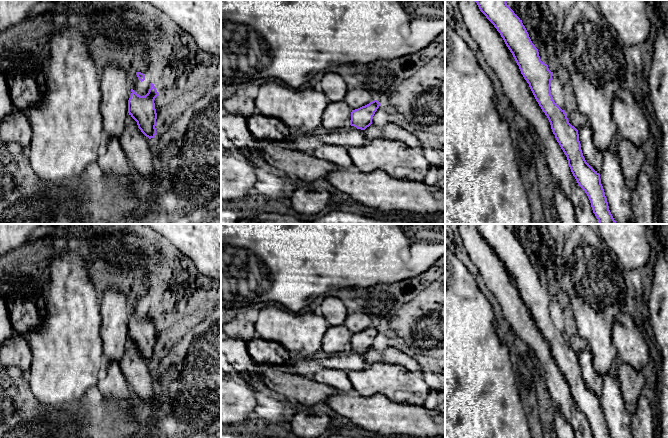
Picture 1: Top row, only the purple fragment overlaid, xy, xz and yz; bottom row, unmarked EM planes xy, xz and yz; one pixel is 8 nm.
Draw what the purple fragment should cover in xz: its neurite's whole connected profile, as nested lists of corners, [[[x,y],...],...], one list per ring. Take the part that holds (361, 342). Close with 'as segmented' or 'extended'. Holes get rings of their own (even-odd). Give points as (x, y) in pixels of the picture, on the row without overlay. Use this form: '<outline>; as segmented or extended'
[[[374,324],[365,330],[352,334],[350,349],[365,354],[372,348],[373,340],[379,330],[379,325]]]; as segmented

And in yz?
[[[506,224],[475,226],[512,277],[521,298],[550,346],[552,356],[567,381],[573,400],[587,418],[593,437],[611,438],[600,398],[586,386],[578,354],[569,347],[565,335],[554,326],[550,314],[553,296],[541,285],[538,273],[532,267],[522,244],[507,229]]]; as segmented

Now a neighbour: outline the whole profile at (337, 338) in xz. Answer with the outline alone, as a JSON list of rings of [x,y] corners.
[[[276,307],[263,308],[255,323],[256,336],[280,343],[301,358],[310,358],[322,349],[327,353],[350,349],[352,334],[344,325],[330,326],[314,313],[288,313]]]

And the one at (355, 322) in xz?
[[[363,311],[347,314],[343,323],[351,334],[365,330],[374,324],[376,324],[374,318]]]

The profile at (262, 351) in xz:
[[[254,337],[247,342],[247,350],[257,364],[293,365],[289,351],[280,343]]]

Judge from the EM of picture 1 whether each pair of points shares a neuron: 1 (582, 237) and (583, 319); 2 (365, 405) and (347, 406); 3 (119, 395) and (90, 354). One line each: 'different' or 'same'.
1: same
2: same
3: different

